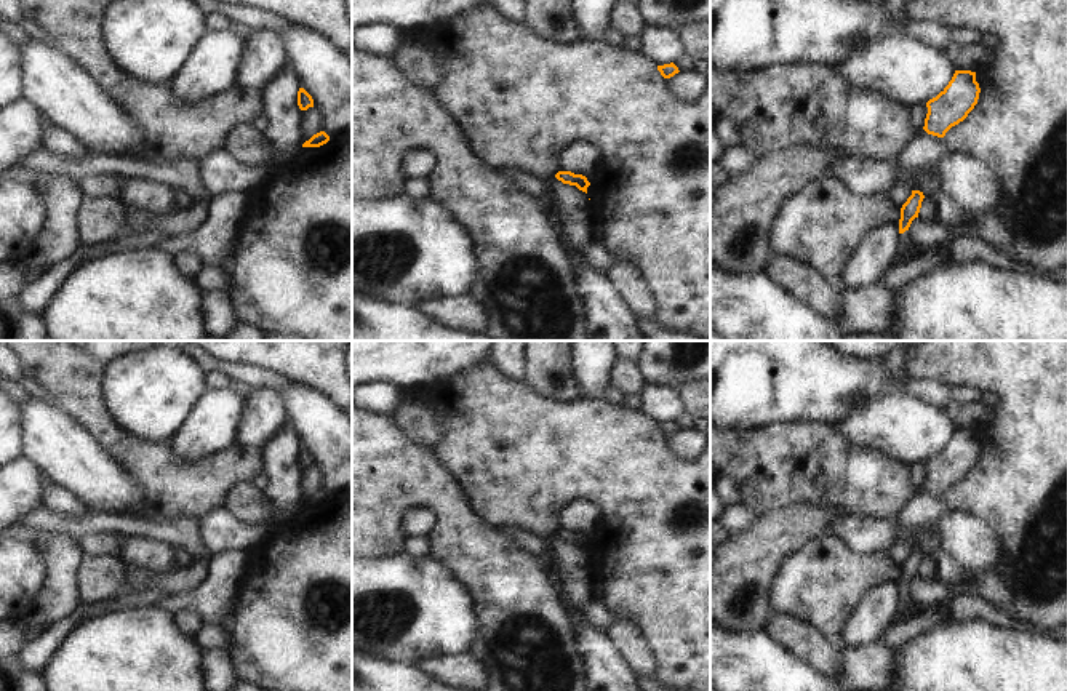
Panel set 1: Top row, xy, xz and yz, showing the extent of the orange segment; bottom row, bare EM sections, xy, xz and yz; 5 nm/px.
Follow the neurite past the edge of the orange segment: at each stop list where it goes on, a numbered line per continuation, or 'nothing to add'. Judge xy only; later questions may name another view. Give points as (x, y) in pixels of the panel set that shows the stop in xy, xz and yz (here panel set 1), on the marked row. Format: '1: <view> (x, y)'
nothing to add

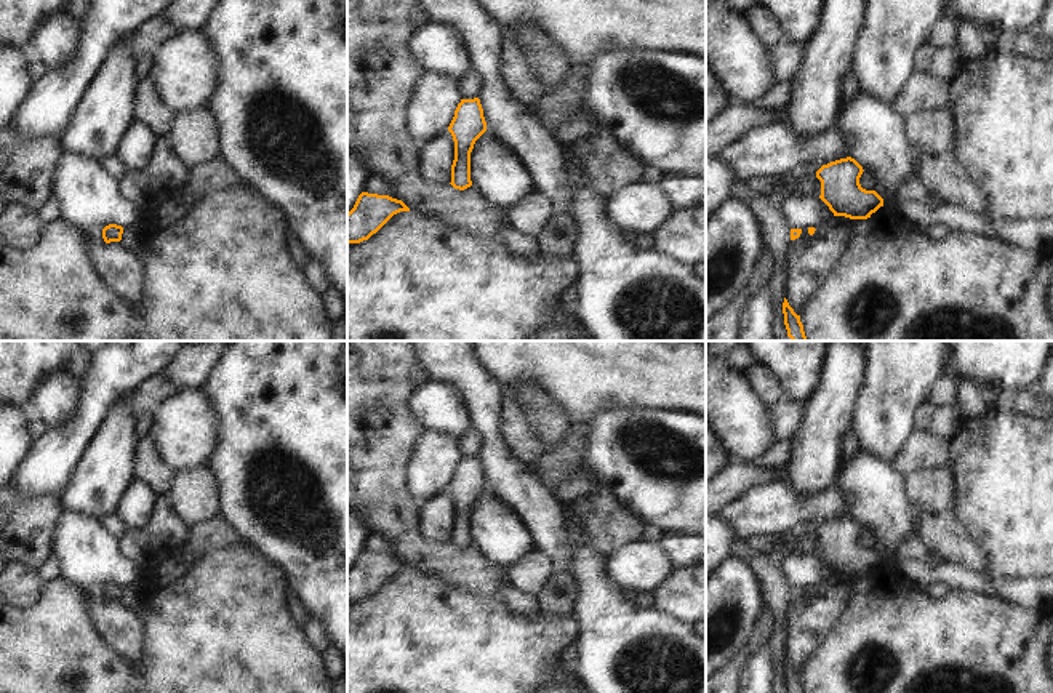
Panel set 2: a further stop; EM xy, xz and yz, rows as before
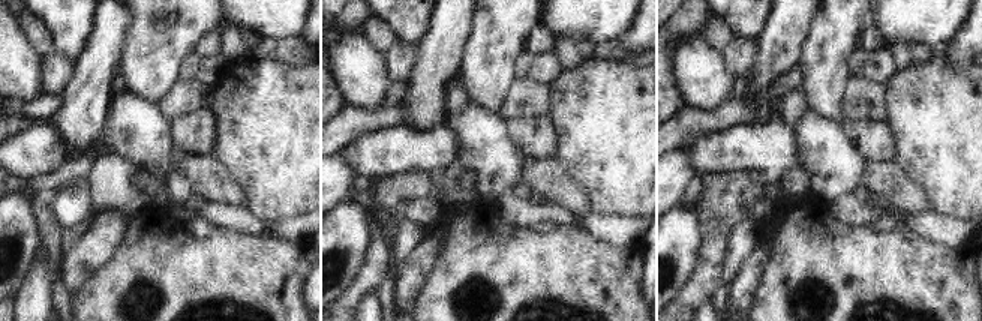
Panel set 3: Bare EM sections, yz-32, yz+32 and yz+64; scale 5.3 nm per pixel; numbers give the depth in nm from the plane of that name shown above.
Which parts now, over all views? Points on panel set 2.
nothing to add

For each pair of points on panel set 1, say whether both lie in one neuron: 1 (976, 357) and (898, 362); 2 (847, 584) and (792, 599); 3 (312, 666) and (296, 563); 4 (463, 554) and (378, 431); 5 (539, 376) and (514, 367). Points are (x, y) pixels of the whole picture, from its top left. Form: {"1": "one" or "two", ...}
{"1": "two", "2": "one", "3": "one", "4": "one", "5": "two"}

